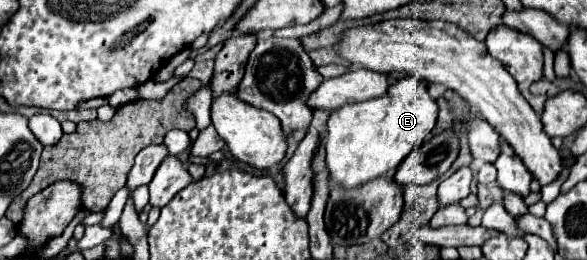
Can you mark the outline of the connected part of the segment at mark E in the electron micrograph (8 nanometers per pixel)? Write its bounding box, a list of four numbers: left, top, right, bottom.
[324,75,438,189]

